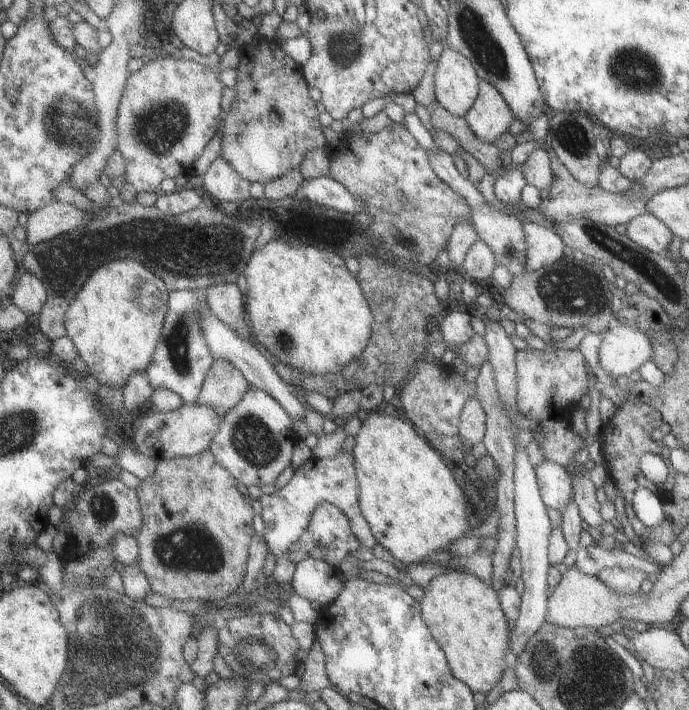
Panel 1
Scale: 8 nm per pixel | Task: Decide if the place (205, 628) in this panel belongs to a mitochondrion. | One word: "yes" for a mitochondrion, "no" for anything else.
no

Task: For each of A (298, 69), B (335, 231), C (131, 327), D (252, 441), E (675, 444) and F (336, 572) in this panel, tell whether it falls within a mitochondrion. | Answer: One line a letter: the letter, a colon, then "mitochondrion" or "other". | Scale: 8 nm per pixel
A: other
B: other
C: other
D: mitochondrion
E: other
F: other

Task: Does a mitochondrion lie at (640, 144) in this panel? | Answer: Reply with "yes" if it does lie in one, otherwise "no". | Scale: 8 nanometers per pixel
no

